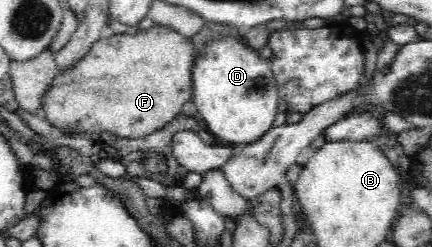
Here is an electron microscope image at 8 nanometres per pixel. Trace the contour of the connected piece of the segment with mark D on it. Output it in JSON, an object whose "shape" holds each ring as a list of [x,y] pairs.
{"shape":[[[242,33],[238,34],[238,36],[212,36],[210,40],[206,40],[204,44],[202,44],[202,48],[198,49],[198,54],[196,54],[196,58],[194,58],[194,62],[192,63],[190,75],[192,75],[192,97],[190,100],[196,105],[197,112],[200,120],[206,126],[208,131],[210,131],[216,138],[218,138],[221,144],[236,144],[237,147],[243,147],[260,138],[261,134],[264,134],[269,128],[273,127],[273,120],[278,115],[278,104],[281,103],[279,100],[278,90],[277,90],[277,81],[273,76],[273,70],[269,61],[263,60],[258,55],[258,52],[252,48],[252,46],[248,46],[242,38]]]}

